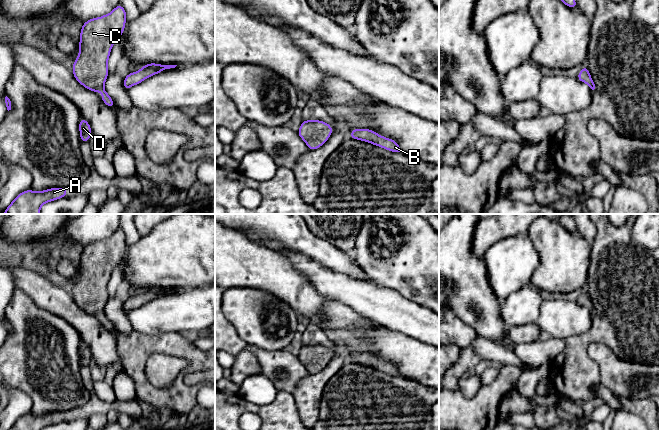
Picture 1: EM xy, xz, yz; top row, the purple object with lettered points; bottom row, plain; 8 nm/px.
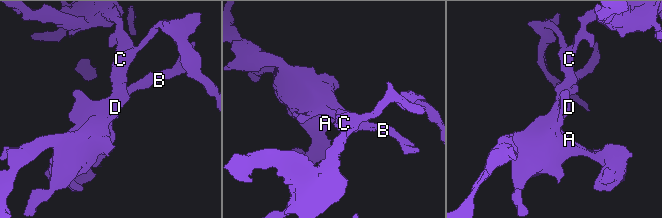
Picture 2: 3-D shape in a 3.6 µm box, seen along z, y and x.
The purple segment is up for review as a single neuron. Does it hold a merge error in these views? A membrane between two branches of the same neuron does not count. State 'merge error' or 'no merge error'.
no merge error

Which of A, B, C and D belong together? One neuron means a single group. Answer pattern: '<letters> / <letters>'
A B C D

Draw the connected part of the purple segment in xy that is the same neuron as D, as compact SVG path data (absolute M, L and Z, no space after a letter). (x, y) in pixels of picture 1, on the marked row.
M81 118L79 123L80 138L82 142L88 142L91 134L90 124L84 119Z

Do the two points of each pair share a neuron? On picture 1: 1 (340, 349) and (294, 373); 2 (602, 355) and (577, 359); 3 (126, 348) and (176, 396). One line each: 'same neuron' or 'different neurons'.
1: different neurons
2: different neurons
3: same neuron

